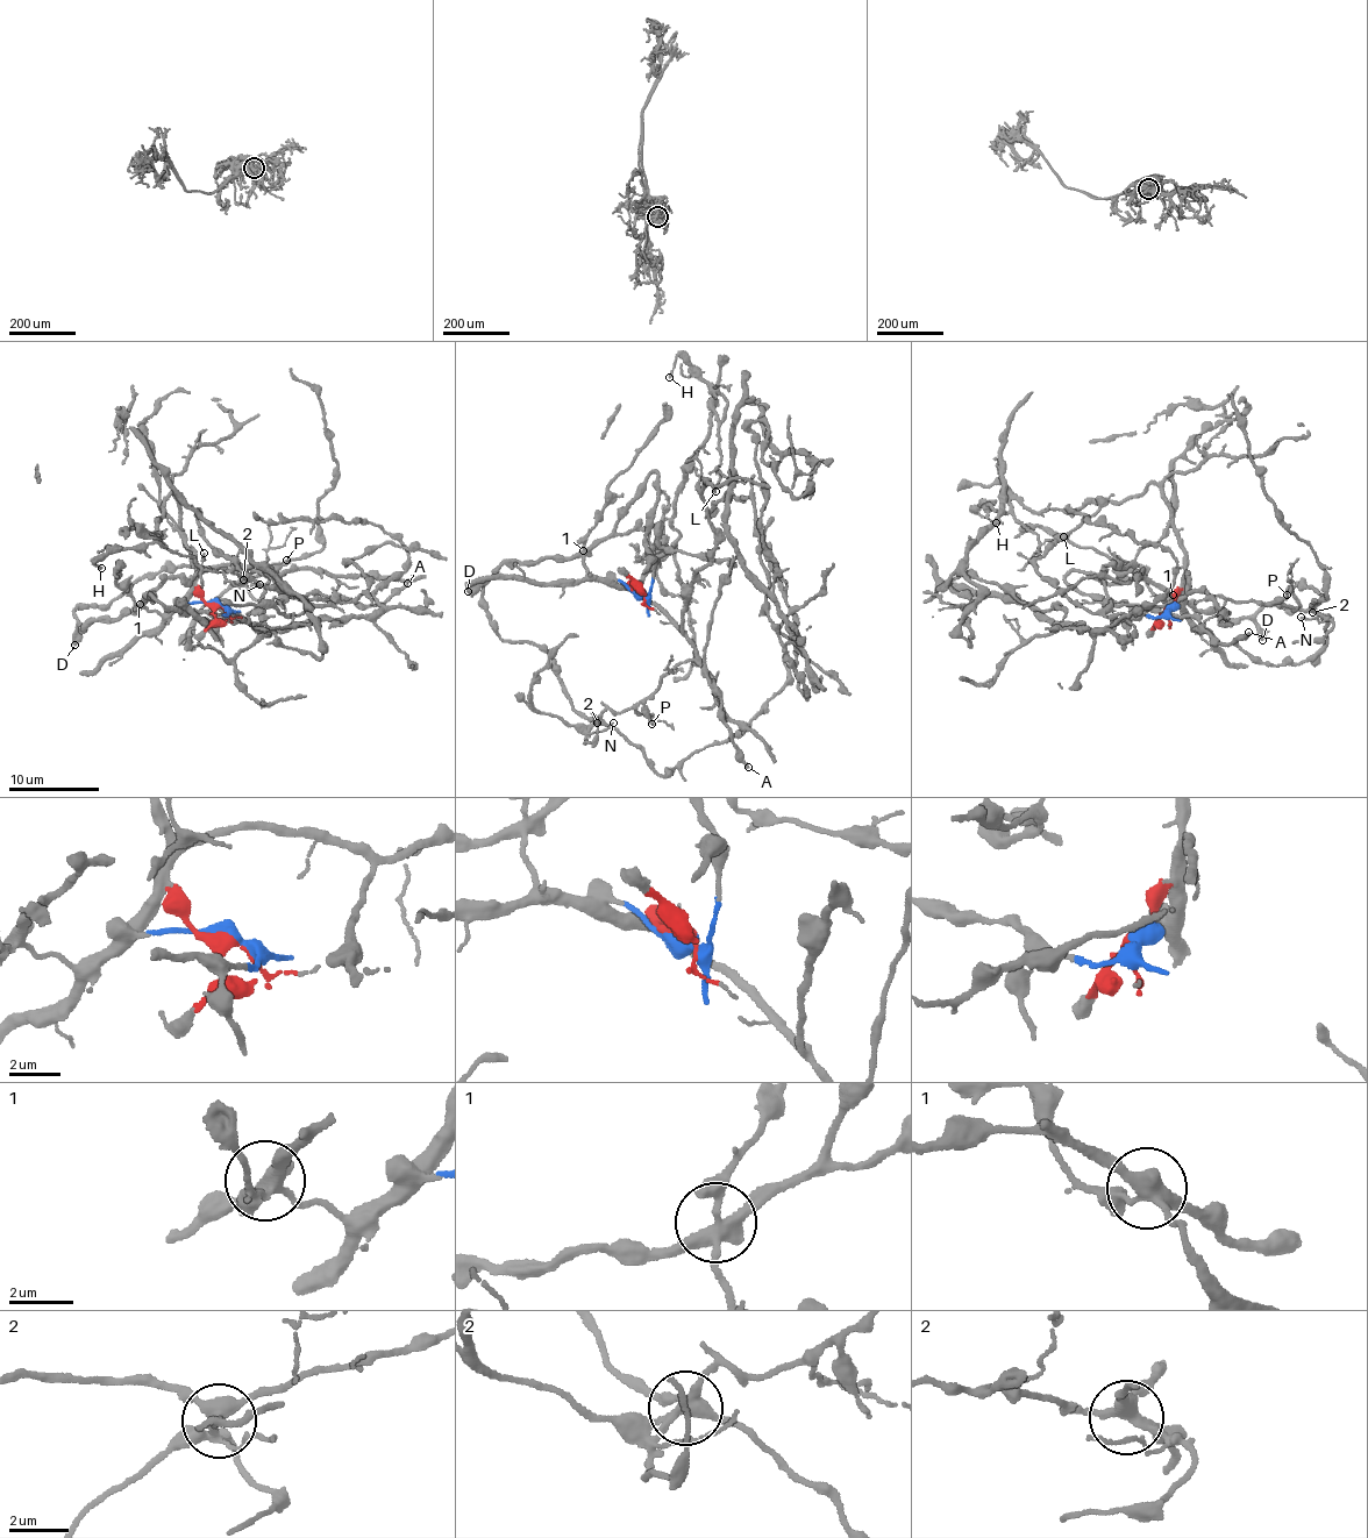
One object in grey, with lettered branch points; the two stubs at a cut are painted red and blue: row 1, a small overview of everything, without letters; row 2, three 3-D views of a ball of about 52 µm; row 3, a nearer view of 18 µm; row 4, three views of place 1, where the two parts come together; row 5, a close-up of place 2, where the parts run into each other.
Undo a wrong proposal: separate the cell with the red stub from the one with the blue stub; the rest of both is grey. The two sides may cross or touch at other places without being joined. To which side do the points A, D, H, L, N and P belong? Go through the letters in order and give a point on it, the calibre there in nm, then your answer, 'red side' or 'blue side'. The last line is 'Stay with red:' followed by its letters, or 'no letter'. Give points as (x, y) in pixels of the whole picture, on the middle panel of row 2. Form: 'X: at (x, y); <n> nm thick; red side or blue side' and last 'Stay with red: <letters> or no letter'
A: at (748, 767); 170 nm thick; blue side
D: at (468, 591); 340 nm thick; blue side
H: at (669, 377); 130 nm thick; red side
L: at (715, 491); 120 nm thick; red side
N: at (613, 723); 100 nm thick; red side
P: at (652, 724); 150 nm thick; red side
Stay with red: H, L, N, P

